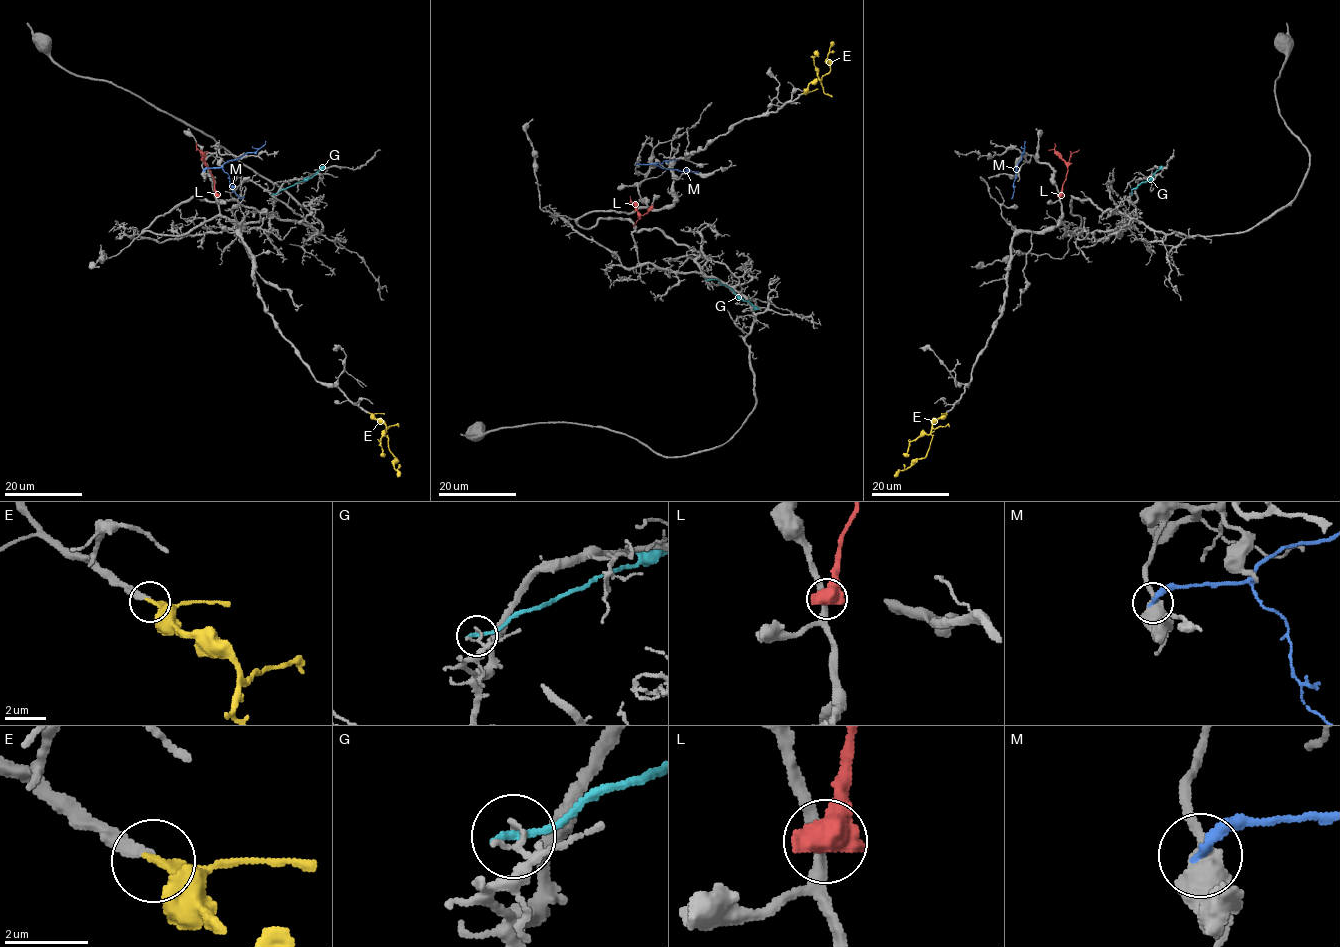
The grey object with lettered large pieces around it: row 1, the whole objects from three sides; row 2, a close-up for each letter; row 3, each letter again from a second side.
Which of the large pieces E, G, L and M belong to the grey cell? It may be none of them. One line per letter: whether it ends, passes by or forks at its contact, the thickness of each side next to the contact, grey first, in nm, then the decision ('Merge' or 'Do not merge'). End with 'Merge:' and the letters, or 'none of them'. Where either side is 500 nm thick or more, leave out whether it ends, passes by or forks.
E: It ends there. Thickness 260 nm (grey) against 420 nm. Merge
G: It ends there. Thickness 60 nm (grey) against 220 nm. Do not merge
L: Thickness 300 nm (grey) against 800 nm. Do not merge
M: Thickness 500 nm (grey) against 240 nm. Do not merge
Merge: E

